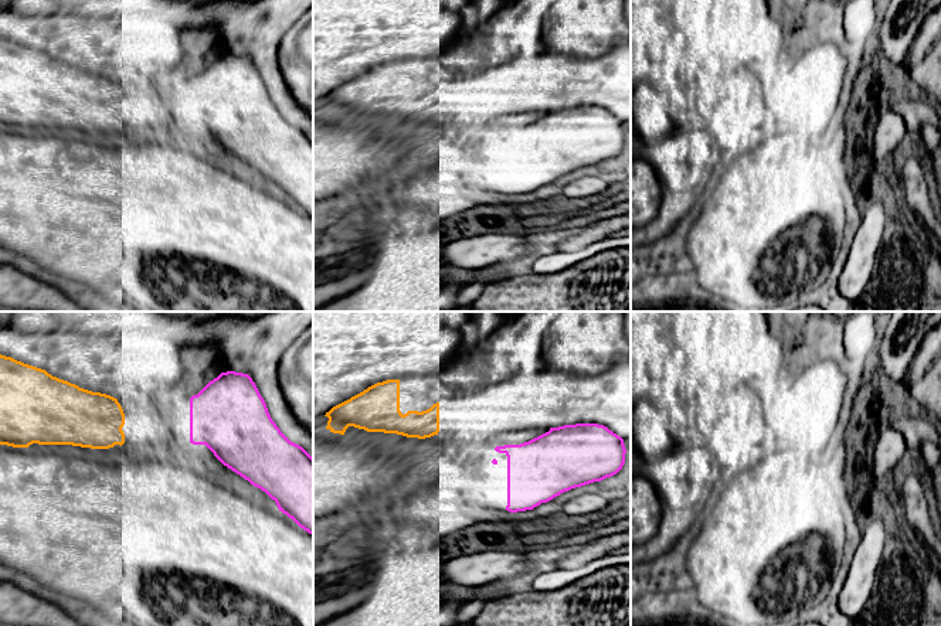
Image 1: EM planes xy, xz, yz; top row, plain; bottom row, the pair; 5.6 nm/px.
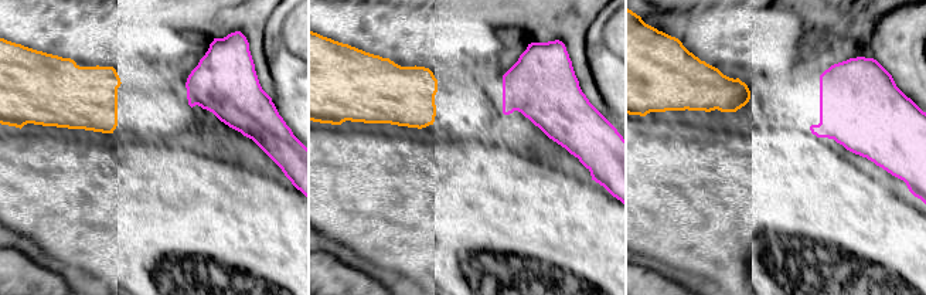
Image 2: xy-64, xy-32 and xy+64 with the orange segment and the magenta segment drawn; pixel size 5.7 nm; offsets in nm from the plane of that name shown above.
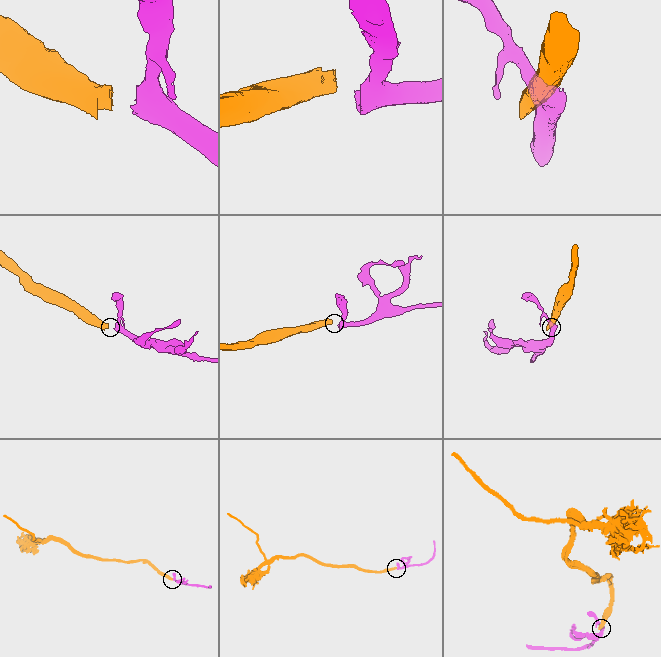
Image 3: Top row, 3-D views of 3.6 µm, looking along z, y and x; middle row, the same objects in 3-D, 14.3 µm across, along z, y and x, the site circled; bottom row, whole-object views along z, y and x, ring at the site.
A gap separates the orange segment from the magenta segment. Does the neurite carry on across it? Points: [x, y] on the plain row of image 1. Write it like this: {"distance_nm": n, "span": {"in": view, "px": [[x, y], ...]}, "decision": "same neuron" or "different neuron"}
{"distance_nm": 340, "span": {"in": "xz", "px": [[438, 114], [495, 131]]}, "decision": "different neuron"}

